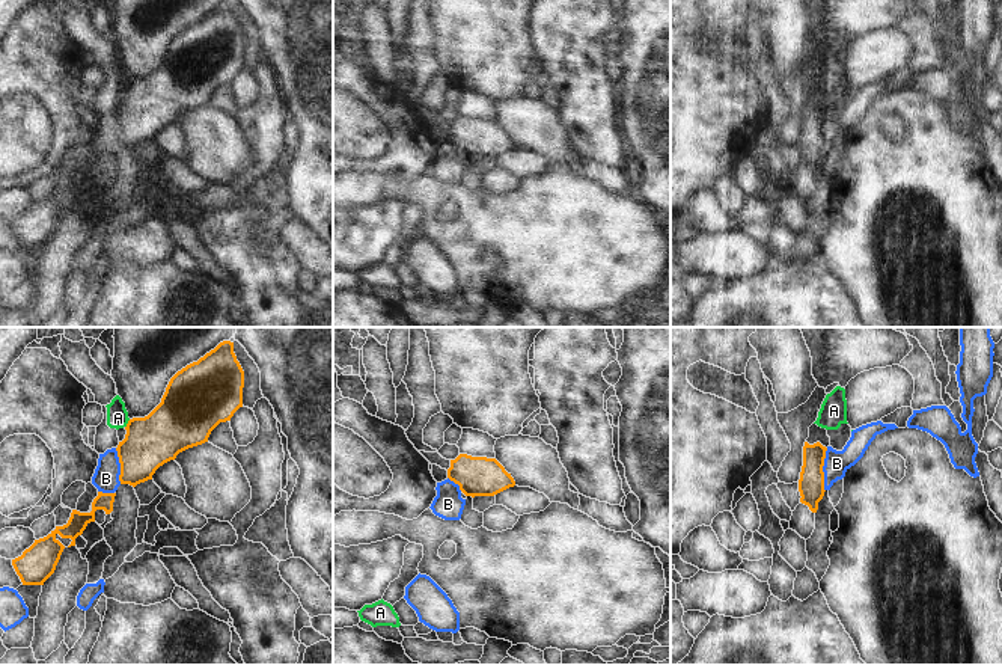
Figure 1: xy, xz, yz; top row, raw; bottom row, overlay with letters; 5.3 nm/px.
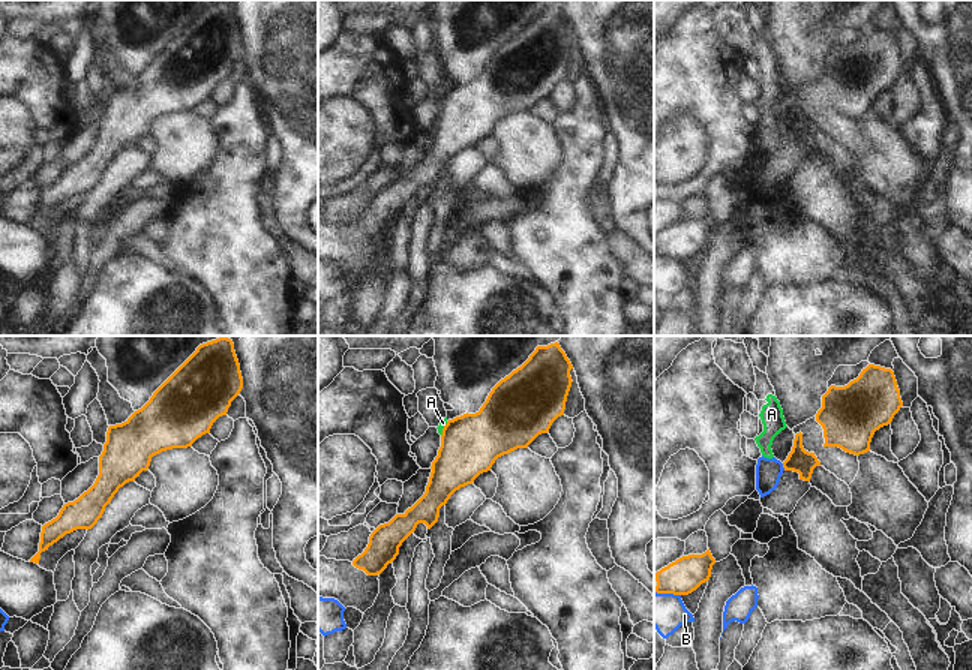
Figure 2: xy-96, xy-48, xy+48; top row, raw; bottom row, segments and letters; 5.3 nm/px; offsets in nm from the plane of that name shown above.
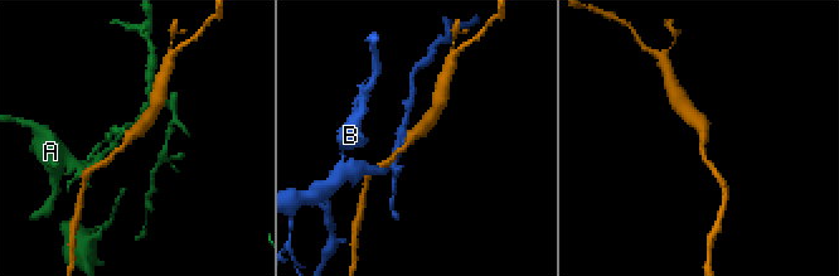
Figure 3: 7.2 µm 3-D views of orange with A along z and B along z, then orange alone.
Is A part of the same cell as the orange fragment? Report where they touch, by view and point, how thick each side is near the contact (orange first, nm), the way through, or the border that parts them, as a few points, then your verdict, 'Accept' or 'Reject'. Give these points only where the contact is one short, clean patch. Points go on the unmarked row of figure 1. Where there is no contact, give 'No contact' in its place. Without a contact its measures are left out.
Touches orange at xy (127, 86). Thickness 280 nm (orange) against 110 nm. Boundary: xy (130, 82), (125, 89). Reject

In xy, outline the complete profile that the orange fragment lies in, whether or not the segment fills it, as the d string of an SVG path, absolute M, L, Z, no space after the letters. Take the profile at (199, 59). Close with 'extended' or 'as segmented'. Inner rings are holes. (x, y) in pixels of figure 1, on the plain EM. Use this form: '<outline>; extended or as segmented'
M223 3L197 24L178 33L169 44L161 65L145 80L128 83L125 101L116 113L121 125L121 146L136 149L152 142L155 133L188 110L208 104L211 93L231 83L243 69L244 33L234 15L234 5Z; as segmented

